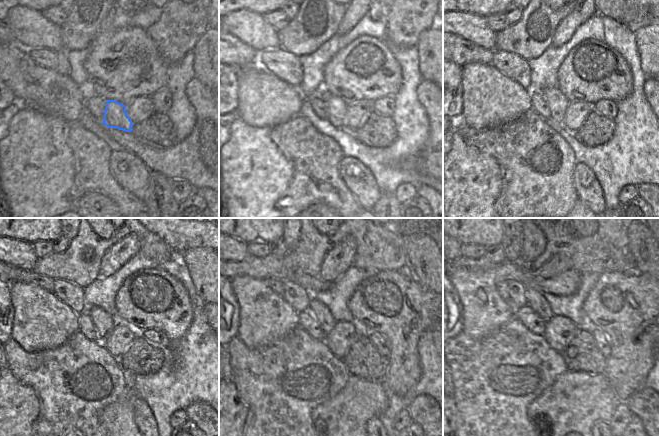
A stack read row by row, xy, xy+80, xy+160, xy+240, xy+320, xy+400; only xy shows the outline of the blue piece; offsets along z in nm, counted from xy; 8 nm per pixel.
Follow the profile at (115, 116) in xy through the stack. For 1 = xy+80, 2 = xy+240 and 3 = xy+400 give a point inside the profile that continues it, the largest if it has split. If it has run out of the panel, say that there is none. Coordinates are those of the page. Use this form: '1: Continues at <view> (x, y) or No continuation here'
1: Continues at xy+80 (337, 107)
2: Continues at xy+240 (104, 322)
3: Continues at xy+400 (535, 299).

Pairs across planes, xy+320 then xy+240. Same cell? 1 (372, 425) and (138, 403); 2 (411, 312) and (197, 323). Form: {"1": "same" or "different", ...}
{"1": "same", "2": "different"}

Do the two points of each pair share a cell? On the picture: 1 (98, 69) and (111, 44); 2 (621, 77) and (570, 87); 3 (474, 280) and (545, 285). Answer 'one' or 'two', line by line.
1: one
2: one
3: one

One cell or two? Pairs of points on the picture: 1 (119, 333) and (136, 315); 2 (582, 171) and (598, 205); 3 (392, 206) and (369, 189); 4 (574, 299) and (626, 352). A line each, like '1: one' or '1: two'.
1: two
2: one
3: two
4: two

